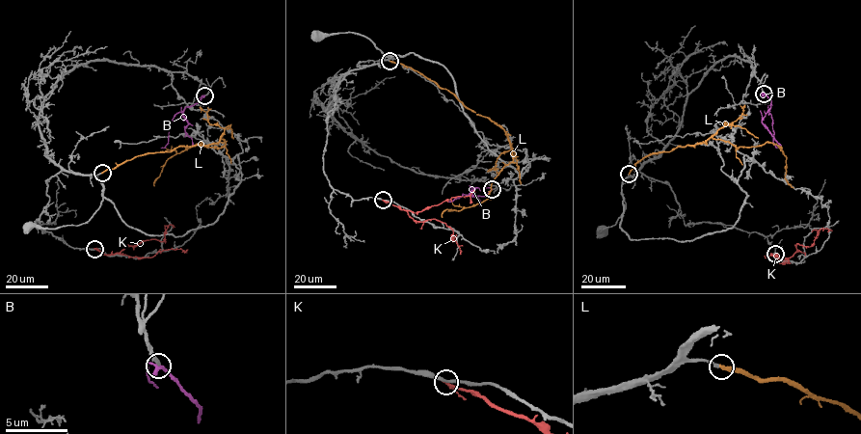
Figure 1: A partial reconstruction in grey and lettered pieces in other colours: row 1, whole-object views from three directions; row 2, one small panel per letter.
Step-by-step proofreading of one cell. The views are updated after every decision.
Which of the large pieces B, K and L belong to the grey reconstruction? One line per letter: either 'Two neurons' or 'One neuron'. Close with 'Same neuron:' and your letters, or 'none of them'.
B: One neuron
K: Two neurons
L: Two neurons
Same neuron: B

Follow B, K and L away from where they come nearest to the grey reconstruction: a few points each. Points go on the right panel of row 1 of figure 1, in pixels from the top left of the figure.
B: (764, 94), (770, 100), (769, 111), (776, 148)
K: (775, 254), (780, 259), (790, 258), (797, 251), (796, 244), (810, 247), (818, 230), (832, 230)
L: (629, 174), (646, 155), (711, 138), (737, 148), (772, 142), (787, 157), (785, 178), (793, 188)

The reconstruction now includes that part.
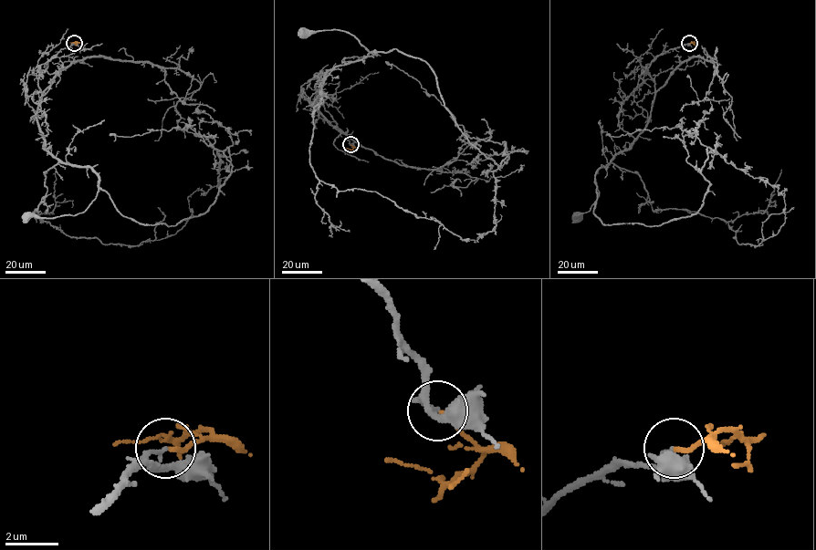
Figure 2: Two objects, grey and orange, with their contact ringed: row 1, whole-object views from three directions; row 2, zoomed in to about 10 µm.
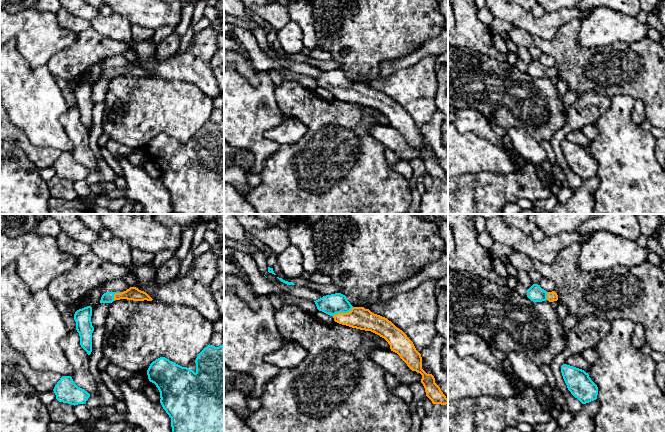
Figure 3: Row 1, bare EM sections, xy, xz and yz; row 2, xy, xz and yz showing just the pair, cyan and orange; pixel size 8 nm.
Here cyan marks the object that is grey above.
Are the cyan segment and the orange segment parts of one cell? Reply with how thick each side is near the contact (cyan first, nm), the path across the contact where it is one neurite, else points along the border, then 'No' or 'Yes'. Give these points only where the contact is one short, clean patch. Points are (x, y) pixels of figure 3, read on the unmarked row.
Thickness 160 nm (cyan) against 180 nm. Path across: xz (336, 79), (343, 88), (360, 94). Yes

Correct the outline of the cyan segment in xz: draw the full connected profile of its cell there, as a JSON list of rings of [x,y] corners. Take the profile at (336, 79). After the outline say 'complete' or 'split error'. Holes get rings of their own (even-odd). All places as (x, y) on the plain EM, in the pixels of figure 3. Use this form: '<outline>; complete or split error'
[[[341,69],[323,72],[314,78],[319,87],[332,92],[335,98],[360,106],[371,107],[384,114],[390,121],[391,127],[397,129],[412,147],[422,151],[421,159],[425,164],[426,172],[432,179],[448,180],[448,175],[435,159],[434,152],[427,150],[422,145],[422,133],[413,118],[391,97],[364,83],[353,83],[346,72]]]; split error

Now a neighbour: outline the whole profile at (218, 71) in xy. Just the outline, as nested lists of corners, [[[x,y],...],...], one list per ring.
[[[224,64],[213,69],[221,93],[224,93]]]

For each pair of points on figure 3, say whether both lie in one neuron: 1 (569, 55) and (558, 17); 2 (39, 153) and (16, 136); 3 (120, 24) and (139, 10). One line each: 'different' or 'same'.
1: different
2: same
3: different

